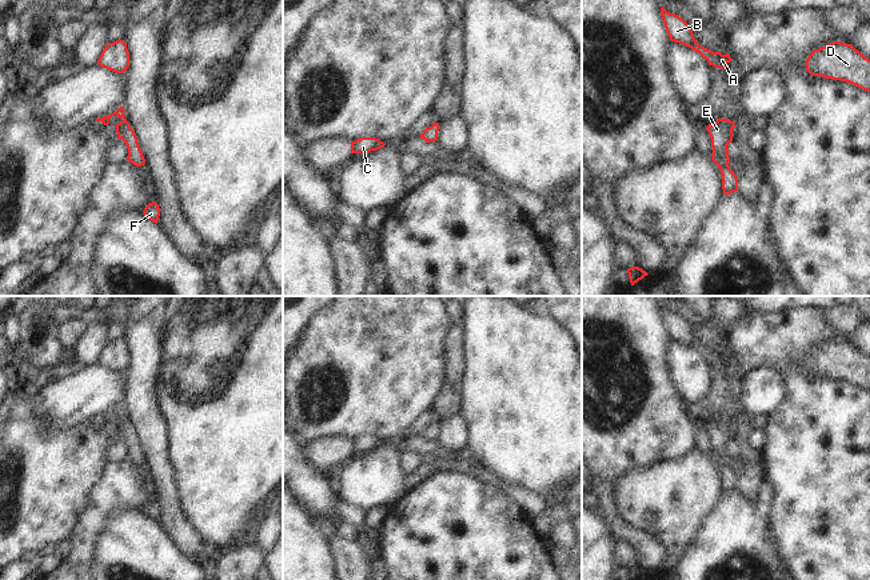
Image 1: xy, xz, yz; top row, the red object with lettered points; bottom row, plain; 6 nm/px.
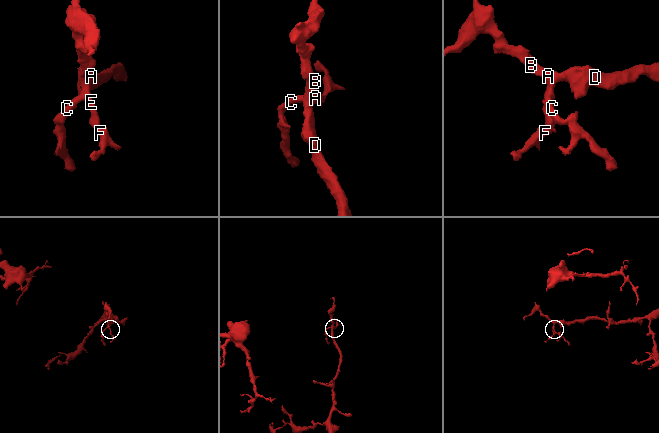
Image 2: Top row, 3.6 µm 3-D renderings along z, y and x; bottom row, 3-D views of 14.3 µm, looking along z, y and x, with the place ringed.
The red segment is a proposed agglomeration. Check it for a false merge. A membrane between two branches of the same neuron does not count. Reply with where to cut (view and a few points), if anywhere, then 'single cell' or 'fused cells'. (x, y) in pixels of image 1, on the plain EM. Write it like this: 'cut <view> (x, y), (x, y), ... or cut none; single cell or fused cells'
cut none; single cell

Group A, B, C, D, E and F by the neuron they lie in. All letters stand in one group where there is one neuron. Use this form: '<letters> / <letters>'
A B C D E F

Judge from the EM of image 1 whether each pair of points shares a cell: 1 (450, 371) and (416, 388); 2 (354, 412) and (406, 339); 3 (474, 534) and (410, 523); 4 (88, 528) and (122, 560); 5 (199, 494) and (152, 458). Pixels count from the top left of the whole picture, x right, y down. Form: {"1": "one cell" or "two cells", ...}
{"1": "two cells", "2": "one cell", "3": "one cell", "4": "two cells", "5": "two cells"}

